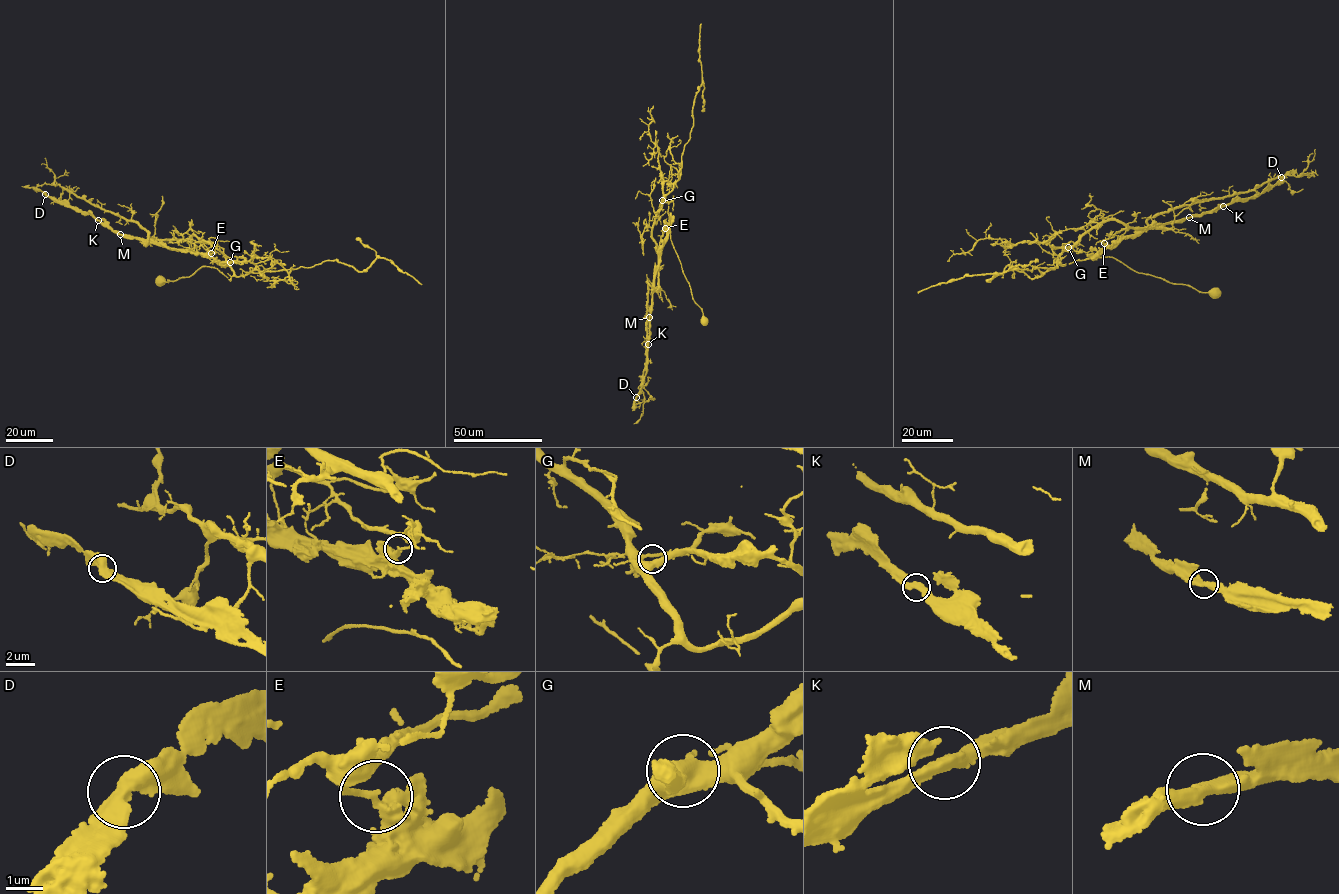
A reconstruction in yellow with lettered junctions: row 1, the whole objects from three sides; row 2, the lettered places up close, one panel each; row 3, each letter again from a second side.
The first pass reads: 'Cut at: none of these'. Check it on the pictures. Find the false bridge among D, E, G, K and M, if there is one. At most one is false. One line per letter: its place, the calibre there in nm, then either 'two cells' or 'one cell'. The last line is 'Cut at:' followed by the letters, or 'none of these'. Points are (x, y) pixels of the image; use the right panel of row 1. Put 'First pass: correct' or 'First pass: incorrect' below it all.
D: (1281, 177) | 480 nm | one cell
E: (1104, 243) | 260 nm | two cells
G: (1068, 247) | 480 nm | one cell
K: (1223, 206) | 400 nm | one cell
M: (1189, 217) | 400 nm | one cell
Cut at: E
First pass: incorrect

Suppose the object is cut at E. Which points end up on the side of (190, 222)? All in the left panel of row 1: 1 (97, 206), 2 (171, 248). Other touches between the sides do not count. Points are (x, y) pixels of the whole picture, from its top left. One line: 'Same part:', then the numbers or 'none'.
Same part: 1

